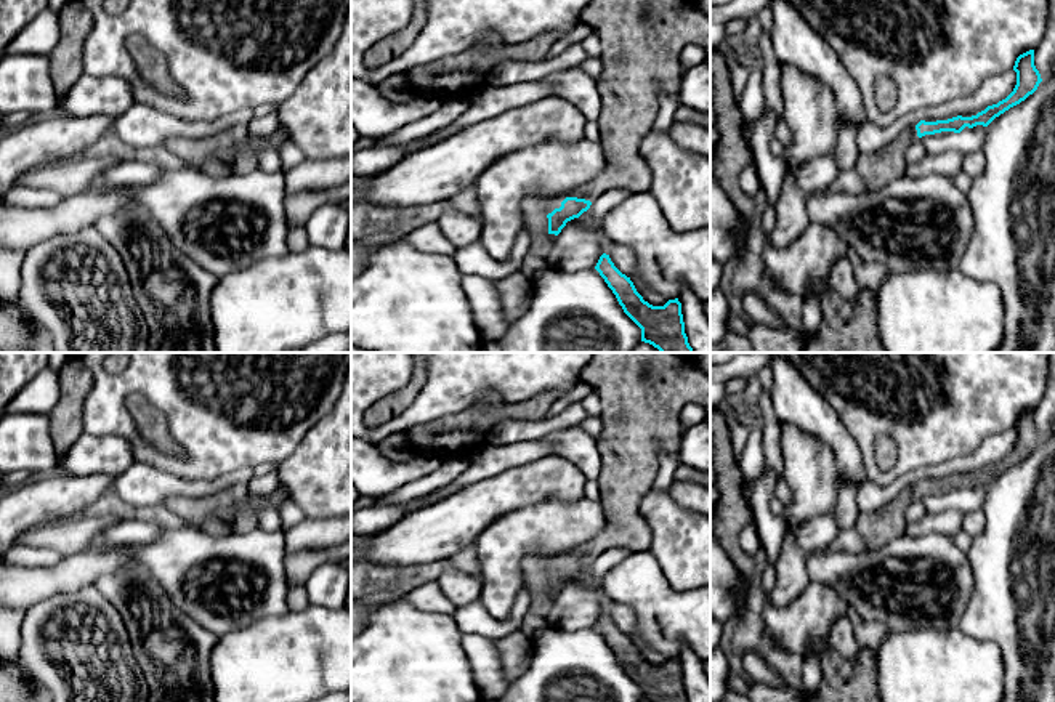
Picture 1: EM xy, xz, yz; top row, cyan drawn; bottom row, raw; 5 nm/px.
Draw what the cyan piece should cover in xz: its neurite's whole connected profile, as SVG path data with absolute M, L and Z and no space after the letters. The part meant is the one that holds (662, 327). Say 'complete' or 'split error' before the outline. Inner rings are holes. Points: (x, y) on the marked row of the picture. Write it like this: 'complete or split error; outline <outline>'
complete; outline M606 253L600 256L595 269L612 290L624 313L641 329L641 341L653 345L661 353L694 353L685 333L678 298L669 300L664 306L649 305Z

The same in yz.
split error; outline M1034 50L1020 54L1015 61L1013 71L1017 72L1017 85L1013 91L1005 99L988 106L976 115L957 115L936 122L920 120L914 128L904 130L893 143L882 147L879 152L859 152L853 168L864 181L867 191L880 191L890 181L906 175L907 162L904 152L919 138L941 131L960 133L965 127L988 127L996 117L1033 95L1042 82L1041 74L1034 66Z

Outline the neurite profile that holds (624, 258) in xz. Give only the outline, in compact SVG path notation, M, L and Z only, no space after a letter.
M612 244L608 255L614 266L633 282L645 301L653 306L664 306L669 301L662 295L653 292L646 282L638 277L640 264L635 252L629 245Z

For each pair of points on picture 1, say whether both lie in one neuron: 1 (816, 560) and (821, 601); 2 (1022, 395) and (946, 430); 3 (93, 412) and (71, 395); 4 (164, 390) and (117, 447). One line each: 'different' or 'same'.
1: different
2: same
3: different
4: different

